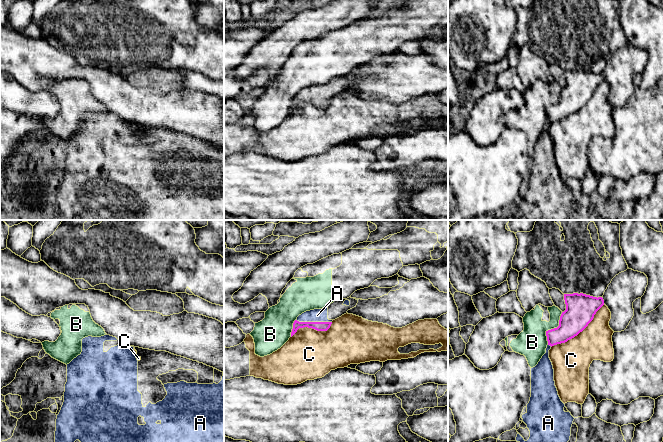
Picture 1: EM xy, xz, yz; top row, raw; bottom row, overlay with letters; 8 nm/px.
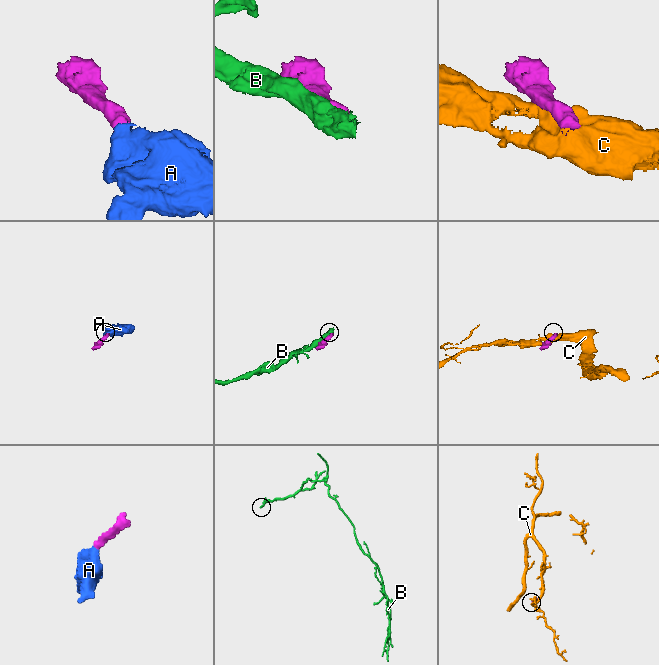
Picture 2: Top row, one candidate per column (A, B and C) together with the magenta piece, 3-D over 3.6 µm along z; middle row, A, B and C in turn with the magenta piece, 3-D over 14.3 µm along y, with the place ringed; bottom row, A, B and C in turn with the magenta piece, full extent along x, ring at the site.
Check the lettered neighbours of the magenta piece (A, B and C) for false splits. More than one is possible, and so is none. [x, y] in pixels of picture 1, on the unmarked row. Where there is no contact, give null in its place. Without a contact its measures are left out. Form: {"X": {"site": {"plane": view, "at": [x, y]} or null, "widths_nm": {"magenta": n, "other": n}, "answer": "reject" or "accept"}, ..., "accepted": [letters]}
{"A": {"site": {"plane": "xz", "at": [314, 98]}, "widths_nm": {"magenta": 80, "other": 110}, "answer": "accept"}, "B": {"site": {"plane": "yz", "at": [552, 105]}, "widths_nm": {"magenta": 220, "other": 240}, "answer": "reject"}, "C": {"site": {"plane": "yz", "at": [579, 108]}, "widths_nm": {"magenta": 240, "other": 300}, "answer": "reject"}, "accepted": ["A"]}

